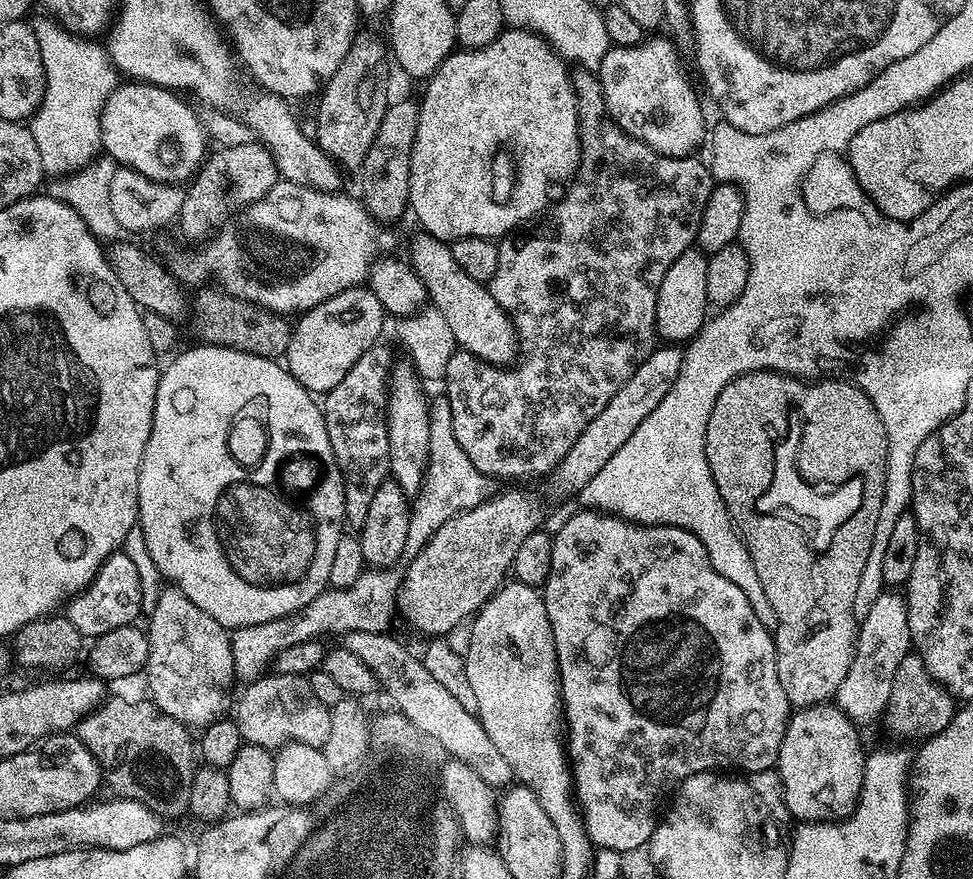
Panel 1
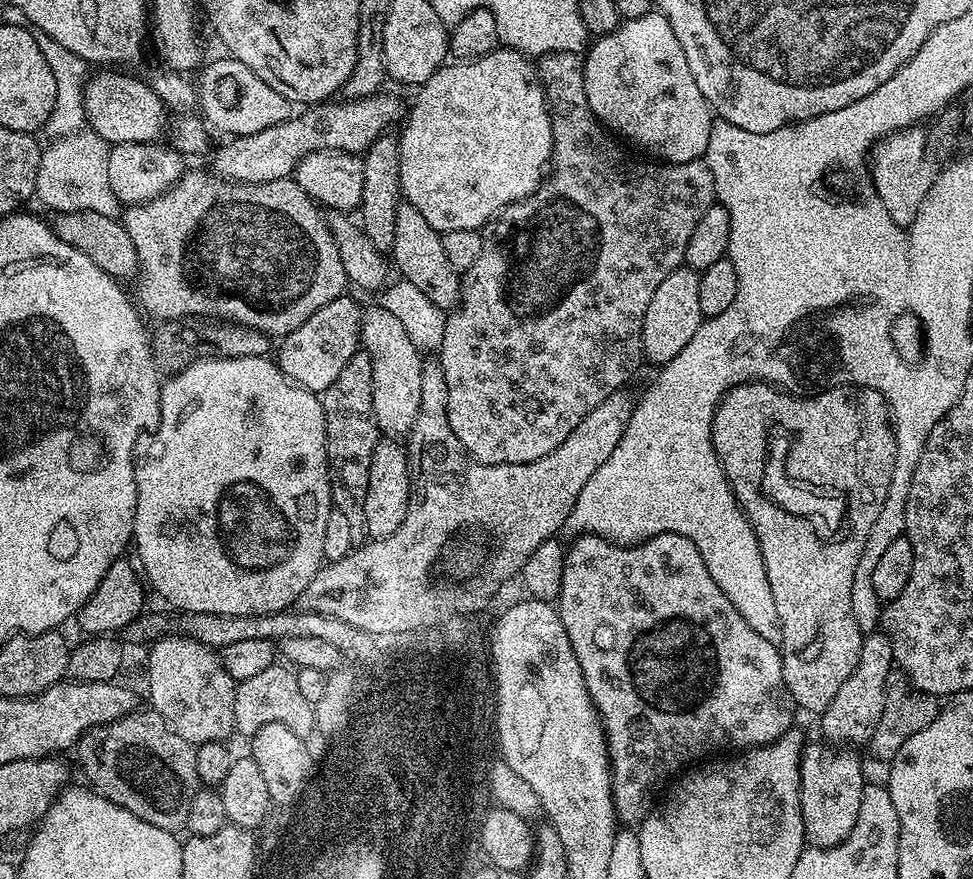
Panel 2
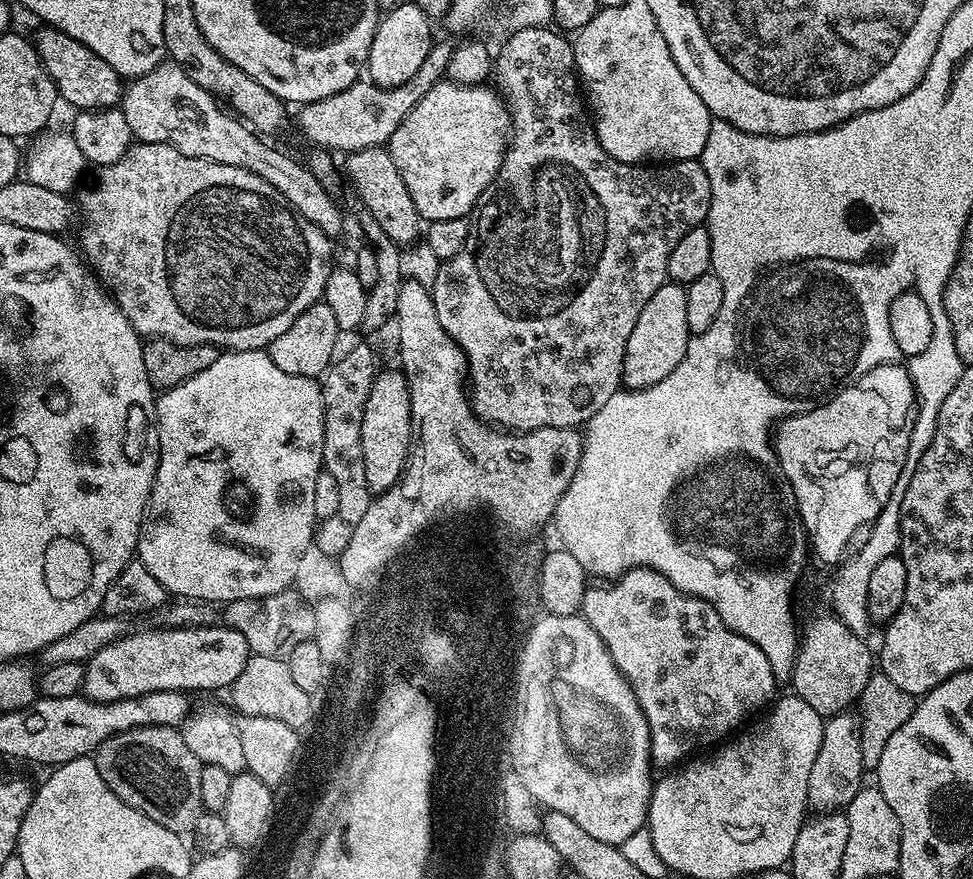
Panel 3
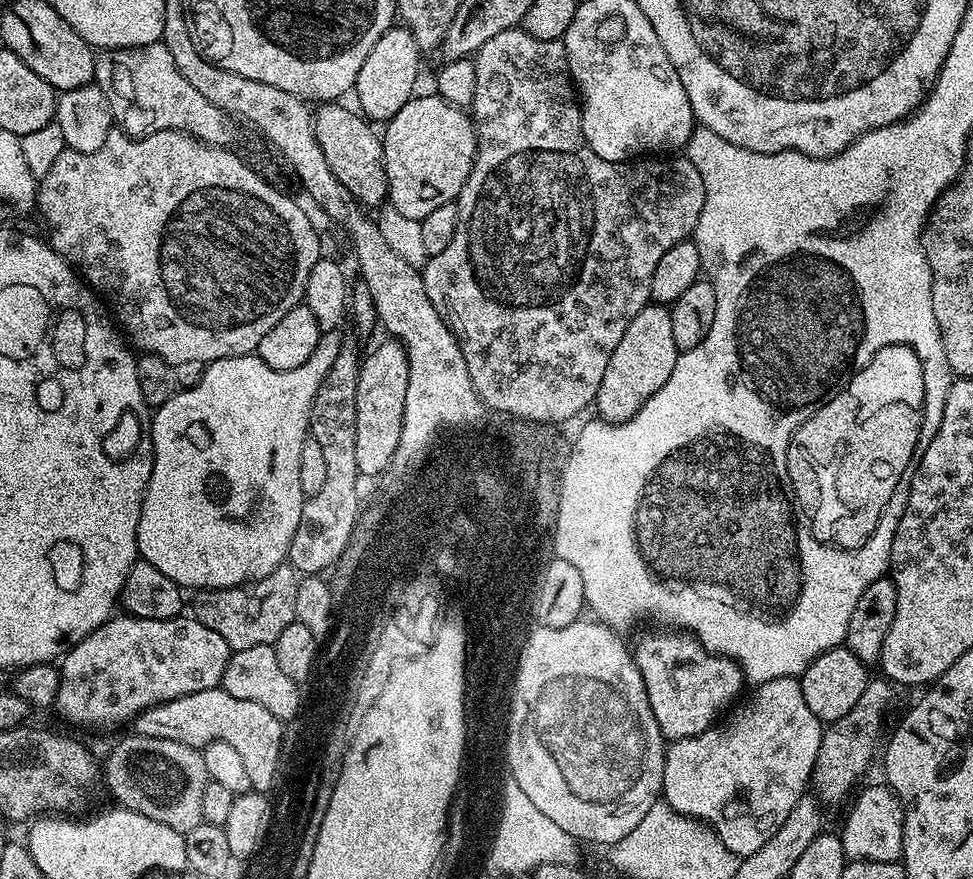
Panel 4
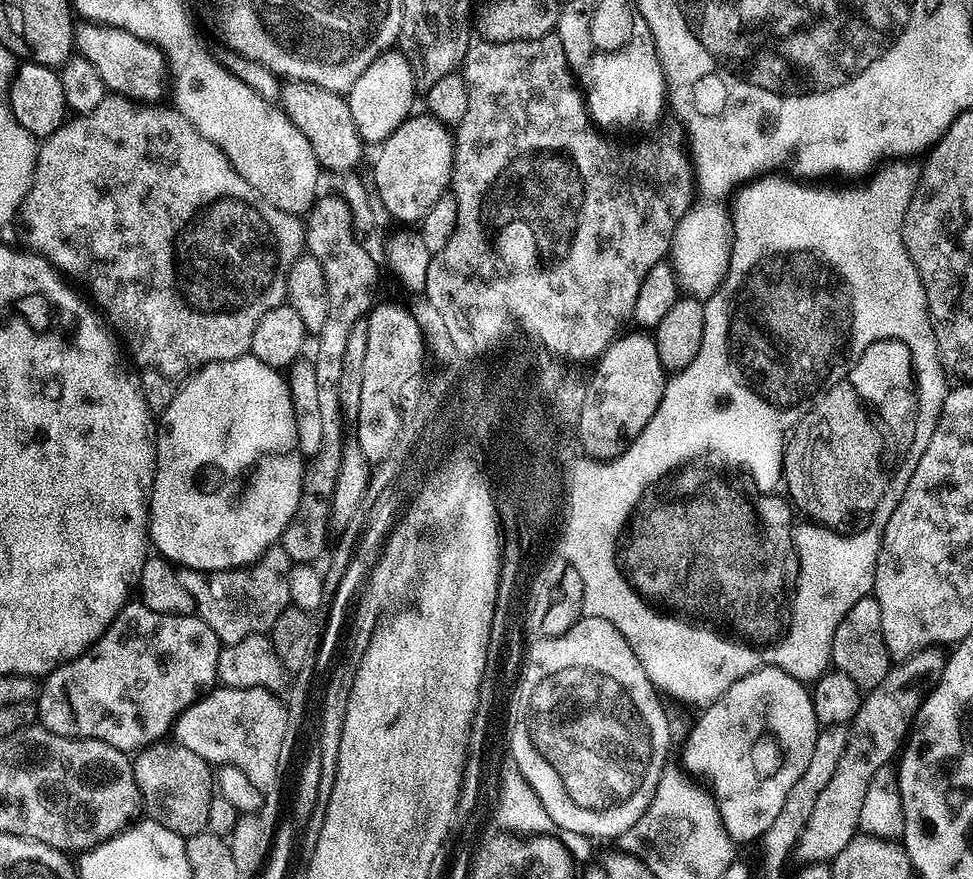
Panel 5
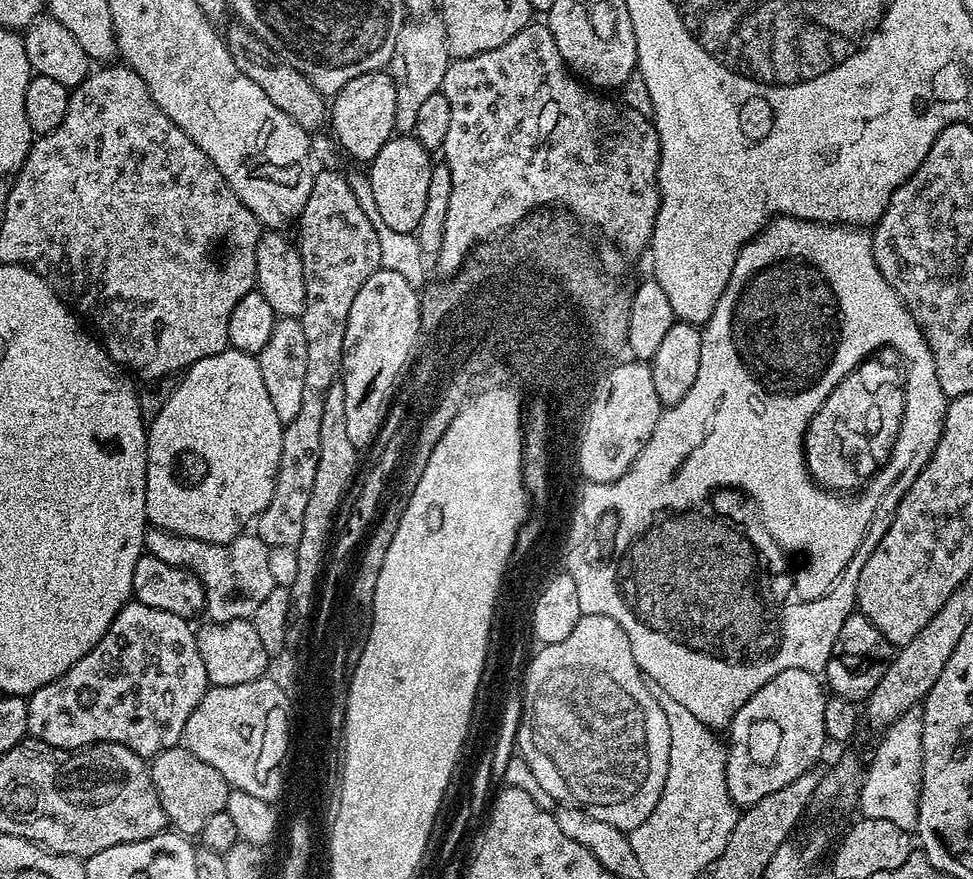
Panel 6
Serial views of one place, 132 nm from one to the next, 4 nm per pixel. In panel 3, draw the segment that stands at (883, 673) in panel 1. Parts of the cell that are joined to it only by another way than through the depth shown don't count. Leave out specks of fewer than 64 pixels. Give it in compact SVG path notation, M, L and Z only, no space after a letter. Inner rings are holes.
M851 711L841 712L825 723L822 746L818 746L818 758L810 769L808 806L817 813L847 809L848 804L862 787L860 779L866 775L860 745L860 721Z

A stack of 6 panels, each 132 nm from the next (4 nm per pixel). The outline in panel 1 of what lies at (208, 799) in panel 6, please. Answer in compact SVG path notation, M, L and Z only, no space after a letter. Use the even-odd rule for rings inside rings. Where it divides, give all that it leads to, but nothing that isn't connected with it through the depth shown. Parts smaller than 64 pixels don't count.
M105 699L88 716L83 716L77 722L74 735L84 743L86 750L94 754L100 764L103 783L107 787L109 784L119 799L142 802L142 806L150 806L150 810L159 813L162 818L187 813L190 782L198 767L198 752L194 747L193 733L185 725L170 718L170 714L166 714L158 705L152 703L151 699L143 699Z

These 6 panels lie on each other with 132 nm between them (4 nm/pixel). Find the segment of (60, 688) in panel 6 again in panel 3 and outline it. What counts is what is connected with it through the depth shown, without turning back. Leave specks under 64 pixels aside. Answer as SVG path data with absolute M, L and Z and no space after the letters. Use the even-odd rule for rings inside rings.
M217 623L204 628L165 628L151 626L141 632L132 630L127 635L118 637L116 641L94 653L84 664L83 695L89 700L97 700L105 704L122 698L138 698L142 694L154 694L158 690L174 690L185 694L193 694L201 688L204 692L212 692L215 688L231 689L232 683L246 670L249 658L246 638L238 634L238 630Z

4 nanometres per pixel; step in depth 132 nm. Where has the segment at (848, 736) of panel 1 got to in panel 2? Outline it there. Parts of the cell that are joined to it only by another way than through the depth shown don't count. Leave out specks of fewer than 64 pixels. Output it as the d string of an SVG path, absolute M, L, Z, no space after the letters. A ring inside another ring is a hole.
M805 743L804 754L800 758L800 809L805 841L813 848L825 849L850 838L850 830L854 830L858 822L866 781L859 758L851 756L847 747L819 743Z

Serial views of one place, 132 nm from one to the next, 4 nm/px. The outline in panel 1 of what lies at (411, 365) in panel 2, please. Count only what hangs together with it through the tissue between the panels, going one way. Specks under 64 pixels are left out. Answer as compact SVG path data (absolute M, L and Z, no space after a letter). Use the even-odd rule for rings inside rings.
M404 380L400 388L393 387L388 396L388 437L390 438L390 454L388 455L388 471L391 479L408 498L415 497L424 485L428 474L430 458L430 407L429 397L412 380Z

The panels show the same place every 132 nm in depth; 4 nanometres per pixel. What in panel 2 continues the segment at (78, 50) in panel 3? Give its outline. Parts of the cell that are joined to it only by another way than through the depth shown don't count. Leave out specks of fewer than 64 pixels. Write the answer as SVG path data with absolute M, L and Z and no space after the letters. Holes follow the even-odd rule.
M100 70L100 72L91 77L87 81L84 87L84 108L87 127L97 132L102 139L107 140L110 145L114 144L124 144L126 141L132 141L141 134L140 131L143 128L148 128L152 124L153 137L160 138L160 135L165 135L166 132L166 120L164 124L164 114L166 114L166 107L158 98L158 94L154 92L147 85L139 75L137 76L127 76L127 71L124 70Z

